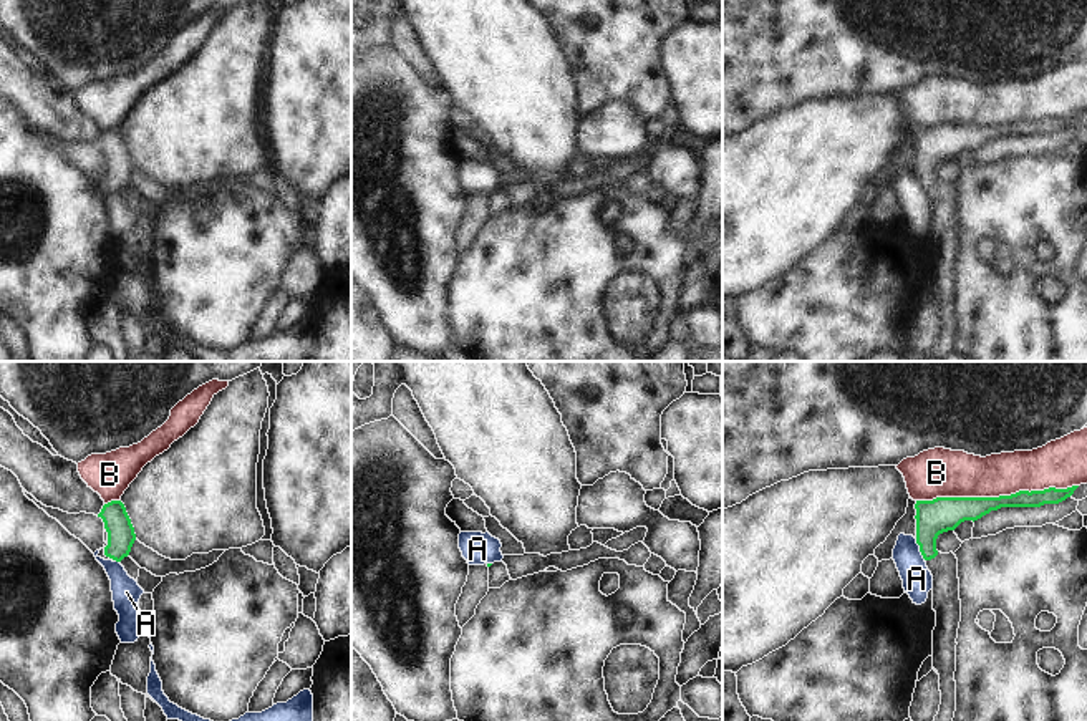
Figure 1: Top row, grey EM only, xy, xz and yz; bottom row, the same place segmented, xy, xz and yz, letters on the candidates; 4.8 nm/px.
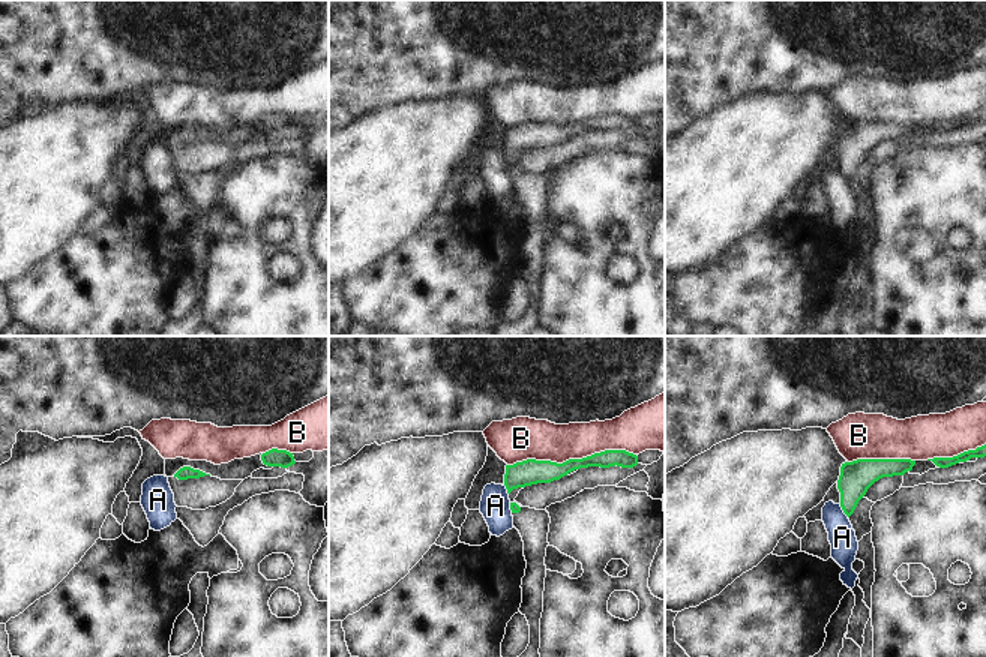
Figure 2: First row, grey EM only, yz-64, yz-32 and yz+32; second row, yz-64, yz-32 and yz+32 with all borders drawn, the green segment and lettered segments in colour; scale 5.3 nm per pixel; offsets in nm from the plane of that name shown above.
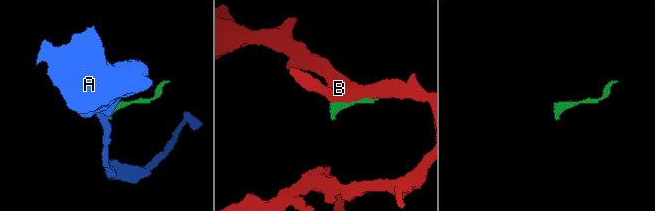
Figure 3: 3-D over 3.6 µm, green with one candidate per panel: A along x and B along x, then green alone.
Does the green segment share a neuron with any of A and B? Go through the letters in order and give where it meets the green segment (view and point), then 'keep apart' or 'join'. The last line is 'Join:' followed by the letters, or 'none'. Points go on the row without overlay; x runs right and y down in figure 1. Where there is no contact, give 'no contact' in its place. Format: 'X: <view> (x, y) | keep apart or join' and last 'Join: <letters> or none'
A: yz (920, 178) | keep apart
B: yz (996, 126) | keep apart
Join: none

